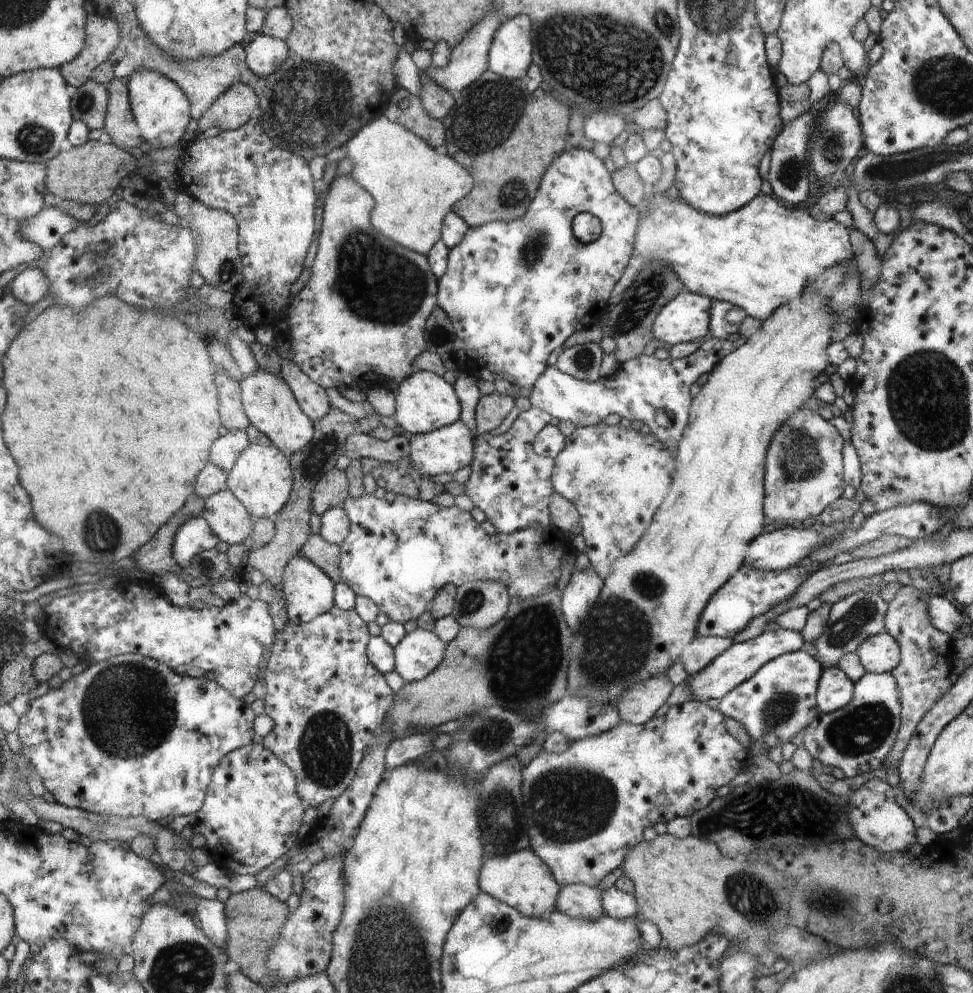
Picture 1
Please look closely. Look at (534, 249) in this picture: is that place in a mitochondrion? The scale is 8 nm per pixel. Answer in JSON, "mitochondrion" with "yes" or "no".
{"mitochondrion":"yes"}

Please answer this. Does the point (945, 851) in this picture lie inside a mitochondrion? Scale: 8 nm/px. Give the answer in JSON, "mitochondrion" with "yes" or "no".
{"mitochondrion":"no"}

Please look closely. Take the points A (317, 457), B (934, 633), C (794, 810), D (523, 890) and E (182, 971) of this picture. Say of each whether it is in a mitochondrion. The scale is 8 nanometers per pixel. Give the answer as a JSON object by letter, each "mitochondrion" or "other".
{"A":"mitochondrion","B":"other","C":"mitochondrion","D":"other","E":"mitochondrion"}

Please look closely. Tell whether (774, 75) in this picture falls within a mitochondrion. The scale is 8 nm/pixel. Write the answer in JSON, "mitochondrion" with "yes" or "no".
{"mitochondrion":"no"}

